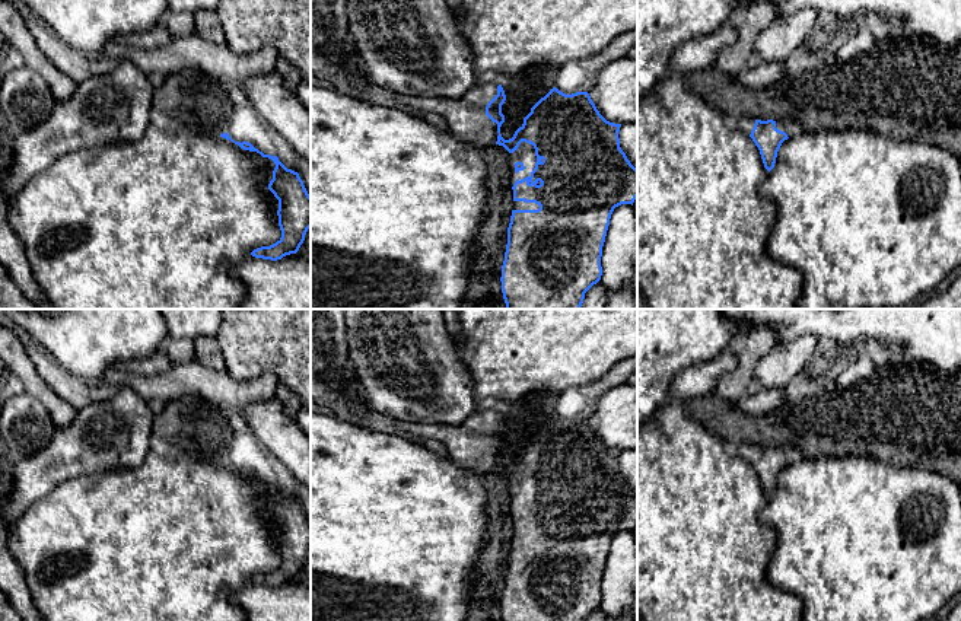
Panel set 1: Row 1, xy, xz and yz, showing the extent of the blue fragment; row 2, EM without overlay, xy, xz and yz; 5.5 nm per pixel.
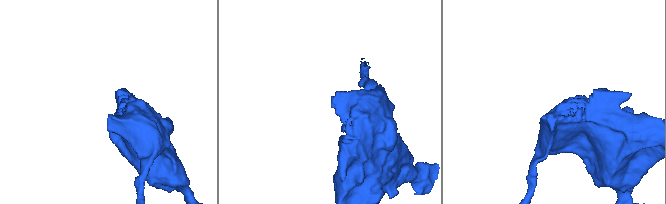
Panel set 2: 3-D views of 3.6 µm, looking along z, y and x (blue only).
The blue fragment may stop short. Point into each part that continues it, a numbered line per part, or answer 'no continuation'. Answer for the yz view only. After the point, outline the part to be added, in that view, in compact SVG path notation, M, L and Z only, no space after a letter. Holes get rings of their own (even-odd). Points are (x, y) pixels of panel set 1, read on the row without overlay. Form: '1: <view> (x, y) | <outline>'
1: yz (791, 454) | M796 446L776 448L776 455L780 458L785 458L787 464L793 464L802 458L802 453Z

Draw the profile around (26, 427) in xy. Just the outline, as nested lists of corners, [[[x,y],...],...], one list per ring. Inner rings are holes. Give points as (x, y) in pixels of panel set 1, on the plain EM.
[[[26,392],[0,404],[0,436],[16,461],[42,450],[55,427],[48,410]]]

